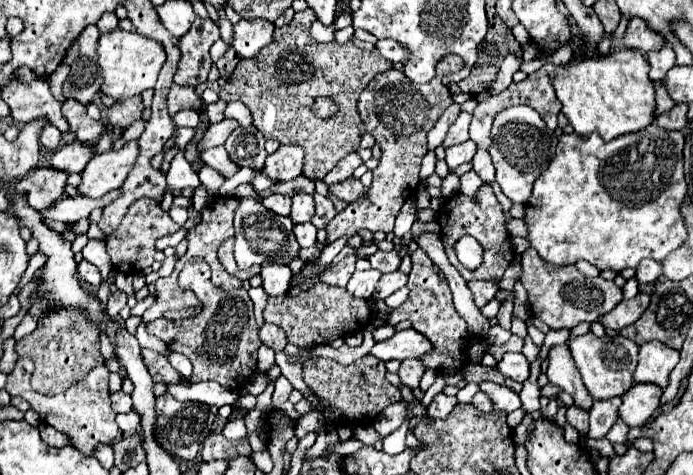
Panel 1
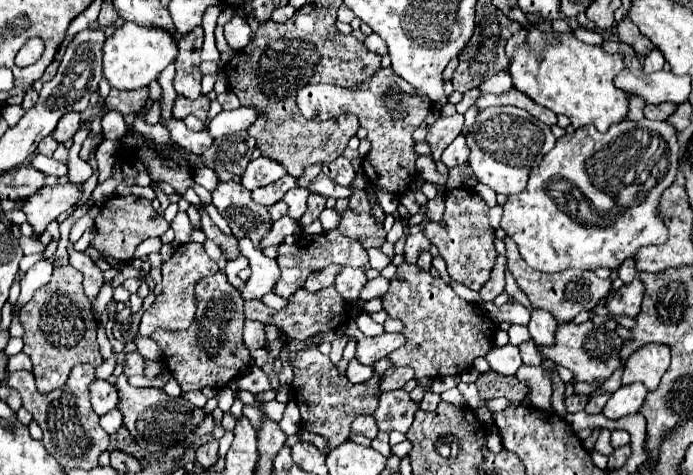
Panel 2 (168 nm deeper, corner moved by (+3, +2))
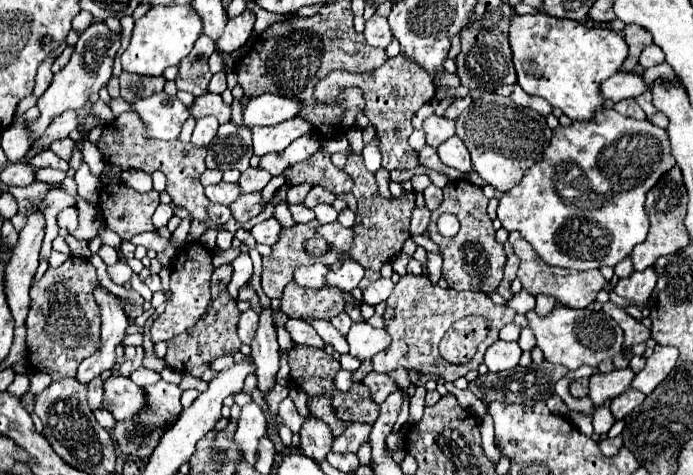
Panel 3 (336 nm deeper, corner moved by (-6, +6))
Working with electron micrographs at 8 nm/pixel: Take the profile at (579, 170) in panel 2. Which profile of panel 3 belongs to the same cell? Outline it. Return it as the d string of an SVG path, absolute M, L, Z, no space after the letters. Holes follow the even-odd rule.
M612 108L598 110L592 120L574 120L570 126L558 126L552 132L550 144L540 162L530 166L520 182L500 198L498 220L502 228L518 230L546 264L590 270L616 266L628 258L632 248L648 236L648 216L644 212L646 192L676 164L670 154L666 130L648 120L634 120L618 114Z

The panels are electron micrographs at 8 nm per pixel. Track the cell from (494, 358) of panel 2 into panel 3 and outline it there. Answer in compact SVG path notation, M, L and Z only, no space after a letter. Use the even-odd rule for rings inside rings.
M498 340L492 346L488 346L488 350L484 352L484 364L488 366L488 372L504 372L514 368L520 356L522 356L522 350L518 342Z

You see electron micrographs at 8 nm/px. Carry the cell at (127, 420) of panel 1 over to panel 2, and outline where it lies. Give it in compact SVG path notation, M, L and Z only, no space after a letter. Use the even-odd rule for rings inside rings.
M109 410L105 416L101 416L101 426L109 432L115 434L121 426L123 426L123 414L119 414L119 410Z

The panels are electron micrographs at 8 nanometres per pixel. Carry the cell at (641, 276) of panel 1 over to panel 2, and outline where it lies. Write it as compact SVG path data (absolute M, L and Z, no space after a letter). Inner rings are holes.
M633 258L625 260L625 262L621 264L621 268L619 268L619 278L623 280L623 284L631 284L637 276L639 276L639 270L637 270L637 266L635 266L635 260L633 260Z

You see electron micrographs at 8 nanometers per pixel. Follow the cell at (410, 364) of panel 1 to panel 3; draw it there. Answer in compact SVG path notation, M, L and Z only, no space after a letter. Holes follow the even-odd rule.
M378 372L366 374L362 378L362 384L370 390L370 396L372 396L372 400L376 404L382 404L390 392L398 390L396 384L394 384L394 380L388 374L378 374Z

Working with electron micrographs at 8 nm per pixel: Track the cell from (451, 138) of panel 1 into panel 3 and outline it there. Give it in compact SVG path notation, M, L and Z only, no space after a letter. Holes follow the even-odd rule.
M428 116L422 124L426 132L426 144L438 148L446 138L454 136L454 120L446 120L440 116Z

